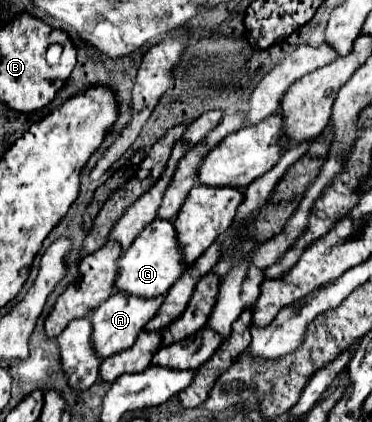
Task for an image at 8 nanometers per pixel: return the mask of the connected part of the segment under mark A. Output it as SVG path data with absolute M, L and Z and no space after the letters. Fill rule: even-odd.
M114 291L112 297L100 307L96 307L90 315L92 327L94 327L92 339L94 339L96 353L102 359L106 359L122 349L132 347L138 333L146 327L150 319L154 319L154 313L158 313L158 307L162 305L162 301L164 301L162 295L158 295L158 299L134 299L134 295L118 295L118 291Z

